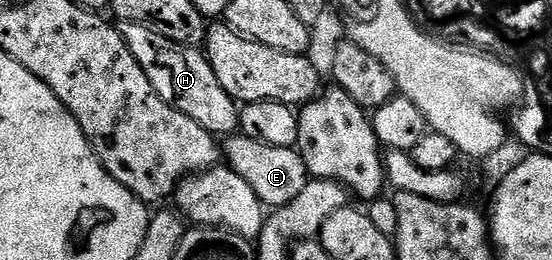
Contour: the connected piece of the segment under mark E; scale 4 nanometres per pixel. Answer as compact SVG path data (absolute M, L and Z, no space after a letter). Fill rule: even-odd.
M239 132L223 139L222 158L231 170L246 180L246 184L250 184L250 188L254 188L254 196L258 196L258 200L268 208L290 204L290 200L297 198L310 180L299 150L274 148L274 144L262 144L262 140L254 140Z

